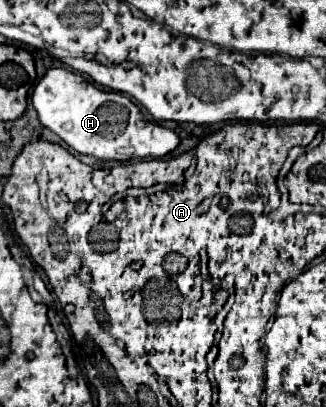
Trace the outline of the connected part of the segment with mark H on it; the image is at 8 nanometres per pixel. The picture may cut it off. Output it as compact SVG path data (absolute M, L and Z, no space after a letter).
M50 68L40 78L32 92L32 104L42 126L58 134L76 152L96 156L98 160L126 162L130 158L162 158L180 142L174 130L146 120L126 94L102 90L82 74L66 68Z

